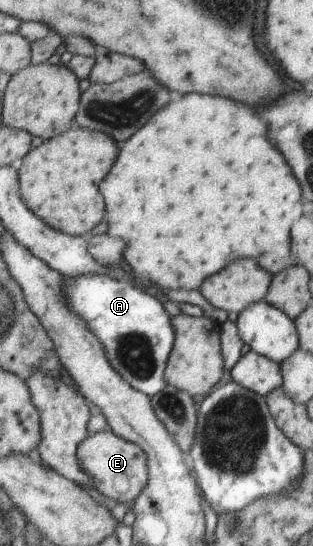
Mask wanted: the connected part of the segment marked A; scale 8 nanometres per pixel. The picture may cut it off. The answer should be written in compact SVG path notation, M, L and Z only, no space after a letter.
M87 273L82 277L67 277L64 284L62 294L68 297L68 306L76 315L85 319L89 328L98 336L115 370L143 394L152 396L167 388L164 374L176 332L163 298L135 280L116 279L108 274Z

